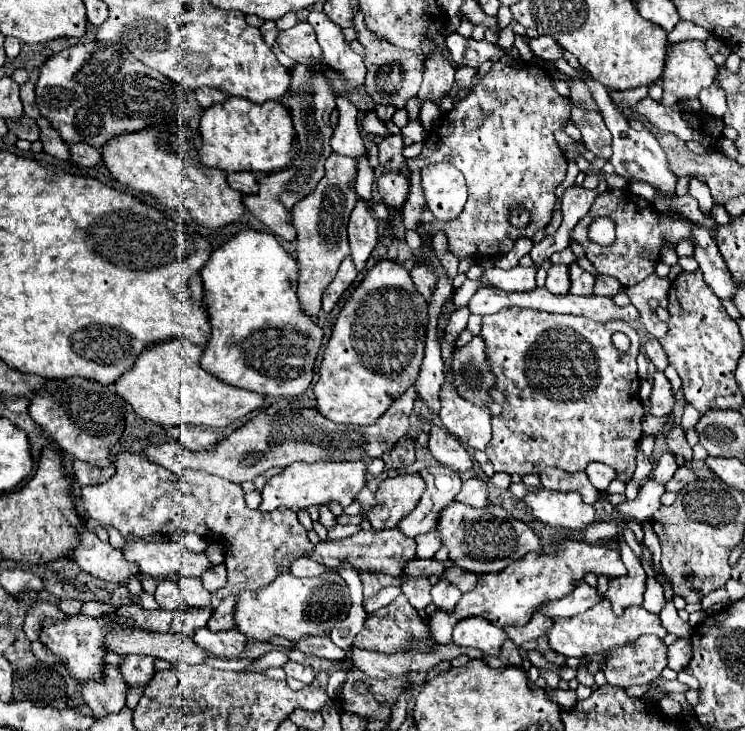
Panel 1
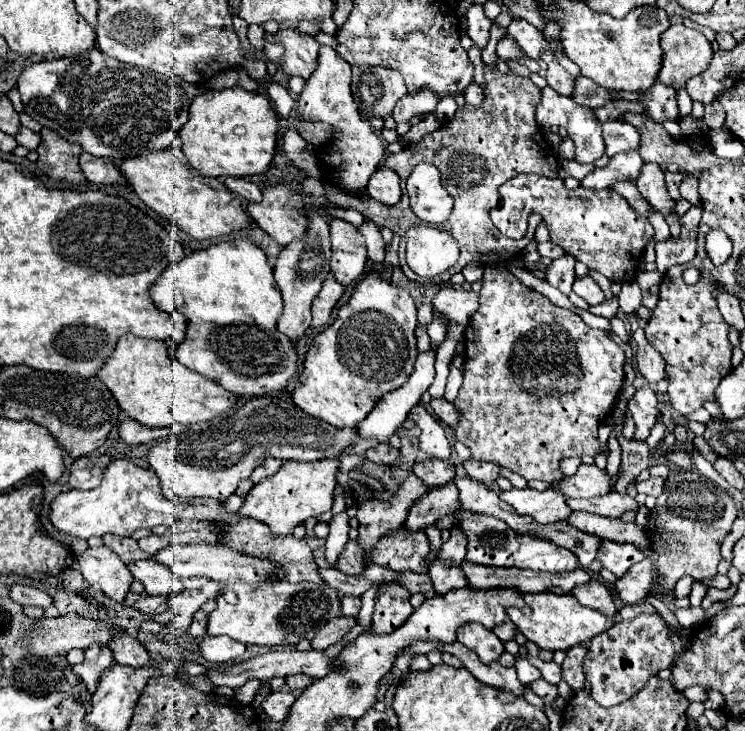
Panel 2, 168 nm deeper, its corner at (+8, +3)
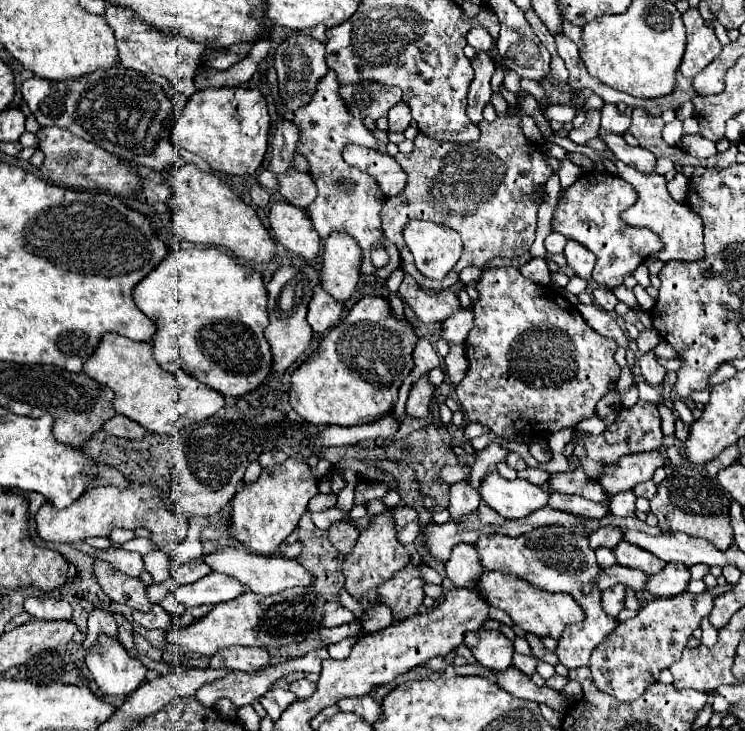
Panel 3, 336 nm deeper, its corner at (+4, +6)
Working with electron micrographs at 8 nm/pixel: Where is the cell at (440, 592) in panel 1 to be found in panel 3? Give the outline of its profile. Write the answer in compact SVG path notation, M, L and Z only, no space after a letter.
M460 543L456 545L456 549L452 549L452 555L448 559L448 563L444 563L446 569L446 577L456 585L456 587L466 587L466 585L476 585L476 581L482 575L482 567L480 567L480 559L476 555L474 545L468 543Z

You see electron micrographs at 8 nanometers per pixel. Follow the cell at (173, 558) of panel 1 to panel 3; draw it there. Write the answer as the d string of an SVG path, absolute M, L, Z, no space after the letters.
M234 545L234 547L220 547L212 553L206 553L202 557L198 557L198 561L206 563L212 571L218 571L218 573L226 573L234 579L238 579L244 587L248 587L250 591L258 593L258 595L274 595L274 593L280 593L284 589L290 589L290 587L298 587L298 585L312 585L314 583L314 577L310 571L306 571L296 559L284 559L284 557L260 557L256 553L250 553L246 551L244 547L240 545Z

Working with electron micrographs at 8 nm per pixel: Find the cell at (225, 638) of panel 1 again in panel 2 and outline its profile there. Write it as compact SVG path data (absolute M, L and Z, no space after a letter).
M204 636L204 640L200 642L200 652L202 652L204 660L208 660L212 664L224 664L224 662L236 660L244 654L244 650L246 650L244 644L230 640L228 636L218 636L218 638Z

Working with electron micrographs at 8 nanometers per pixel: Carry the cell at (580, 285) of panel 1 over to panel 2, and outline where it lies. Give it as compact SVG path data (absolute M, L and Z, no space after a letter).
M586 276L586 278L576 278L572 290L574 290L578 296L582 296L588 304L592 304L592 306L604 302L604 292L600 290L600 286L598 286L590 276Z

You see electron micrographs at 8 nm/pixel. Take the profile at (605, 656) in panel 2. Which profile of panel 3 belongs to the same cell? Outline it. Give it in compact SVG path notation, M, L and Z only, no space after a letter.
M682 593L668 599L652 599L638 611L634 619L618 623L610 637L606 637L592 651L590 671L594 677L594 685L602 693L608 693L618 701L638 699L652 683L658 681L664 669L680 661L692 631L700 625L702 617L710 613L712 603L714 595L710 593Z

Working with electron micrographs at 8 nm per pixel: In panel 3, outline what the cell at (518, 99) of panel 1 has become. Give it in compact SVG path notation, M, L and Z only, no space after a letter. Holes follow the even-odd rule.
M512 107L508 109L506 115L498 115L492 123L488 121L480 121L478 123L482 135L478 141L468 143L468 145L456 145L452 141L436 141L432 137L428 137L426 133L418 133L414 139L414 151L408 153L396 153L394 159L396 163L406 171L408 175L408 183L404 187L404 191L392 199L386 199L384 207L382 207L382 231L386 235L386 239L390 239L402 255L402 269L406 273L410 273L416 283L426 289L426 291L442 291L448 289L450 285L456 283L456 275L470 265L484 265L486 261L494 259L494 257L508 257L508 259L516 259L524 253L530 251L534 237L536 237L536 207L512 207L512 197L520 197L520 195L530 195L532 189L536 189L538 185L544 185L548 181L548 177L552 175L552 167L546 163L548 155L544 153L544 149L526 139L526 135L520 129L520 107ZM412 219L426 219L426 221L434 221L434 223L446 223L448 227L456 229L462 235L462 243L464 243L464 253L460 257L460 261L456 263L456 267L448 273L446 279L442 281L434 281L424 277L422 273L418 273L418 269L414 267L414 259L410 249L404 245L404 237L402 237L402 229L408 221Z

